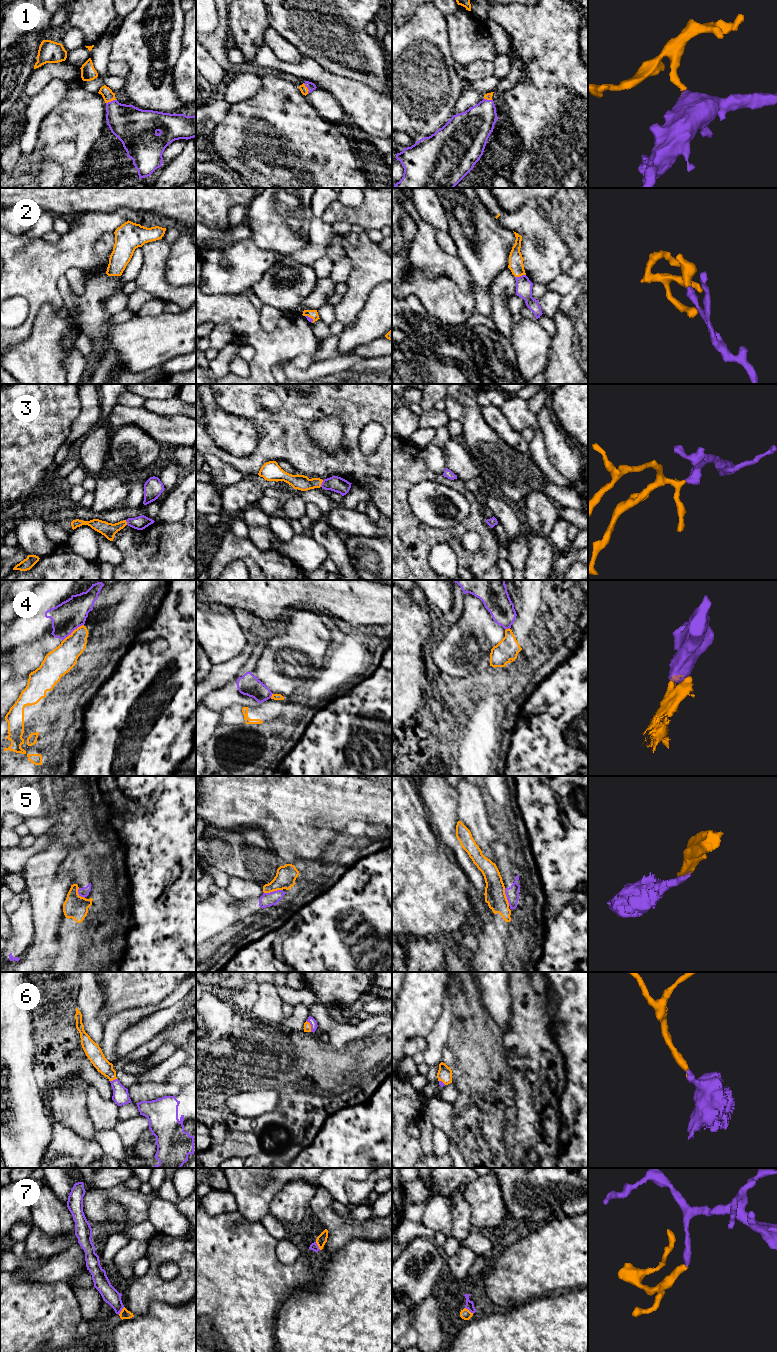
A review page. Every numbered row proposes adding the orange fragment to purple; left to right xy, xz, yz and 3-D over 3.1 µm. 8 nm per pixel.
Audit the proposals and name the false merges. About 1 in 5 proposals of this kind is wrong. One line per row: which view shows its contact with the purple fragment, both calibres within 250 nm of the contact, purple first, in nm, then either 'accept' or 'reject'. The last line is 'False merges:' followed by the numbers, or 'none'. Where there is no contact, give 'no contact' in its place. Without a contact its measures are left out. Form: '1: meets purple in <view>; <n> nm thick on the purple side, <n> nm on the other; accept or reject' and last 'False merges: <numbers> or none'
1: meets purple in xz; 70 nm thick on the purple side, 70 nm on the other; accept
2: meets purple in yz; 130 nm thick on the purple side, 120 nm on the other; accept
3: meets purple in xz; 130 nm thick on the purple side, 120 nm on the other; accept
4: meets purple in xy; 240 nm thick on the purple side, 220 nm on the other; reject
5: meets purple in xz; 110 nm thick on the purple side, 160 nm on the other; reject
6: meets purple in xz; 60 nm thick on the purple side, 60 nm on the other; accept
7: meets purple in yz; 70 nm thick on the purple side, 90 nm on the other; accept
False merges: 4, 5

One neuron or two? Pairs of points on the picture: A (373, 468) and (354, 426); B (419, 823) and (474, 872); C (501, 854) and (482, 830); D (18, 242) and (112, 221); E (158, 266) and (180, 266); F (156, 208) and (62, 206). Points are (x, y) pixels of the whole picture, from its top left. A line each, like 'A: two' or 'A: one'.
A: one
B: two
C: two
D: one
E: two
F: one

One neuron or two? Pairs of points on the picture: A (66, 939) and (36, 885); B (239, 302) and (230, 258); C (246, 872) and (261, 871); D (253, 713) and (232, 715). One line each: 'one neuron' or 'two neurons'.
A: two neurons
B: two neurons
C: one neuron
D: two neurons

